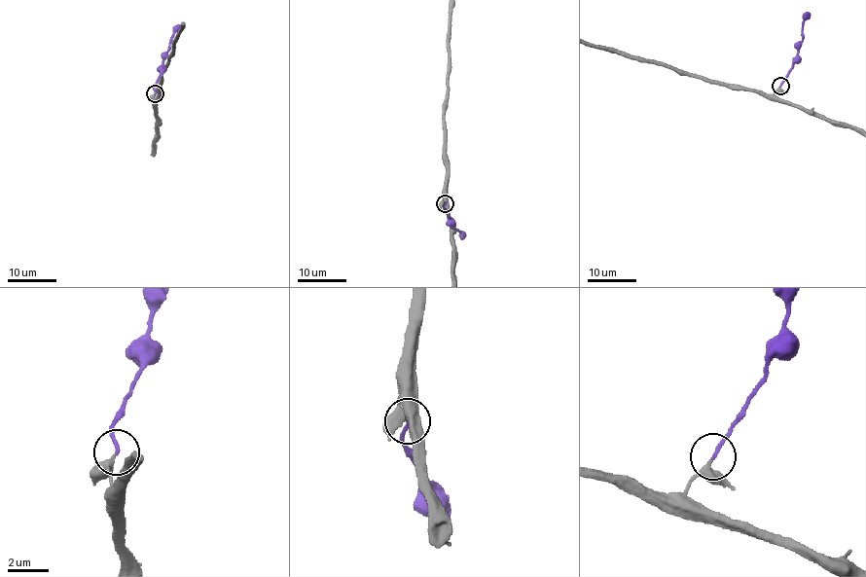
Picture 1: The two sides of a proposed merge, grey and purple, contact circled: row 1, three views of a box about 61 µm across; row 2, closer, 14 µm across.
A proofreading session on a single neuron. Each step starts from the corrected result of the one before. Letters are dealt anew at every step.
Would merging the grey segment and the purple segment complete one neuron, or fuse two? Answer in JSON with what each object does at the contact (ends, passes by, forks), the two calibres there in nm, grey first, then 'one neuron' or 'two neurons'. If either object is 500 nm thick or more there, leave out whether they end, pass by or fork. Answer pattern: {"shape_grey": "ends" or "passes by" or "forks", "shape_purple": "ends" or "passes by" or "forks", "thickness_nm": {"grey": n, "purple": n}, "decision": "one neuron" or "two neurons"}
{"shape_grey": "passes by", "shape_purple": "ends", "thickness_nm": {"grey": 280, "purple": 160}, "decision": "one neuron"}

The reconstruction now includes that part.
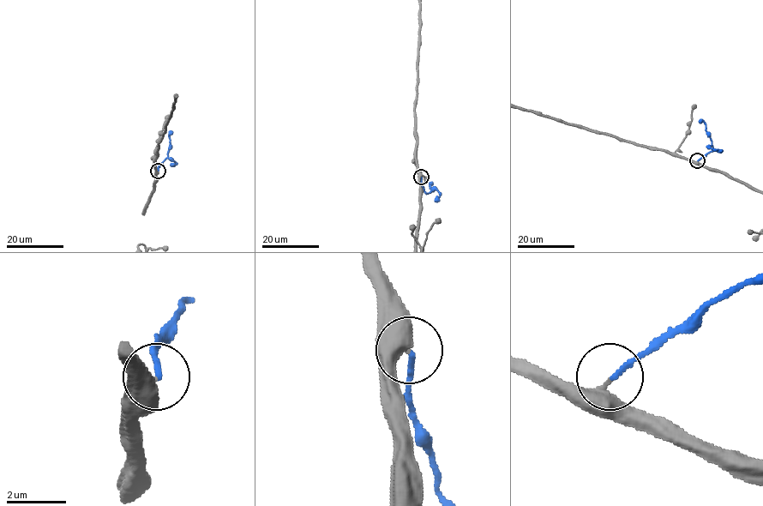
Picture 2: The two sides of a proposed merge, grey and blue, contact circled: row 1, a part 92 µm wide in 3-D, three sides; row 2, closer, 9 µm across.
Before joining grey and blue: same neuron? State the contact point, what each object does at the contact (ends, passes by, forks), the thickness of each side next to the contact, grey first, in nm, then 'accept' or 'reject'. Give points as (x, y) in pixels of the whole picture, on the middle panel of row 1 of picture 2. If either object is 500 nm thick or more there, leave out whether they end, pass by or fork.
(421, 177) | grey ends | blue ends | 280/160 nm | accept

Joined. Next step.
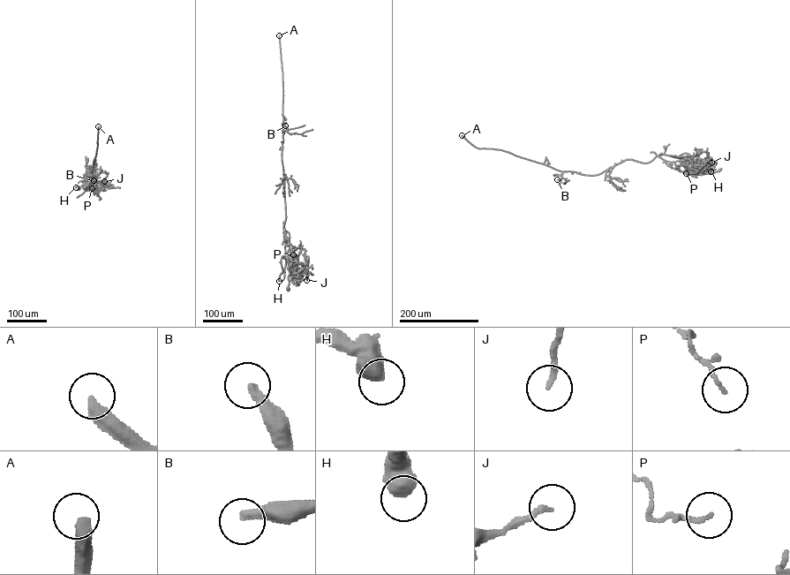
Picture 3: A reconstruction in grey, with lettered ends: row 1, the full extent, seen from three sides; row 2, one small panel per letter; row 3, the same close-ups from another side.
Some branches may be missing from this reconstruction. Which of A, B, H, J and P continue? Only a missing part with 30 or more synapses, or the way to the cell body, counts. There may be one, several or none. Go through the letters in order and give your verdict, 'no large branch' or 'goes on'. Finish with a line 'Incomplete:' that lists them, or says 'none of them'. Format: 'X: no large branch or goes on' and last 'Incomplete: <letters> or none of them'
A: goes on
B: goes on
H: no large branch
J: no large branch
P: no large branch
Incomplete: A, B

